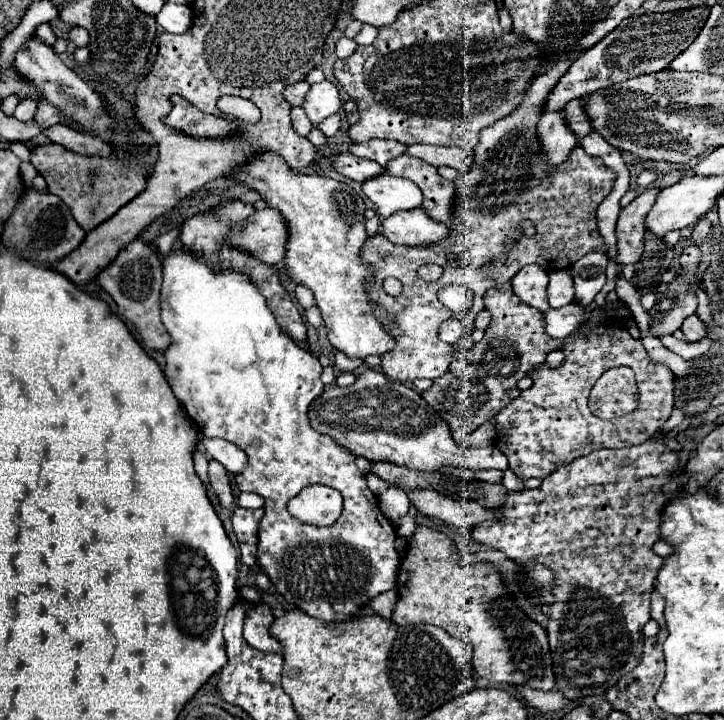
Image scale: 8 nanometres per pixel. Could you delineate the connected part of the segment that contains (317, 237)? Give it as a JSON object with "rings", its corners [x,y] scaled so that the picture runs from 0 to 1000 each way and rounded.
{"rings":[[[376,211],[348,219],[348,225],[326,239],[323,247],[356,264],[370,286],[387,292],[398,306],[398,381],[409,394],[420,394],[434,406],[456,478],[481,497],[539,489],[547,475],[517,439],[517,419],[506,406],[506,394],[514,386],[514,369],[503,367],[497,358],[500,342],[508,333],[503,278],[478,253],[439,242],[423,244],[401,239],[392,222]]]}

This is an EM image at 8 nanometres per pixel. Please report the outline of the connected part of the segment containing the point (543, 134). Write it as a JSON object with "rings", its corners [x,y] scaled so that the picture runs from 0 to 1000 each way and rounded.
{"rings":[[[779,153],[751,156],[740,181],[762,231],[768,231],[768,225],[779,225],[787,208],[798,200],[796,186],[790,186],[790,181],[785,181],[785,169],[779,169]]]}

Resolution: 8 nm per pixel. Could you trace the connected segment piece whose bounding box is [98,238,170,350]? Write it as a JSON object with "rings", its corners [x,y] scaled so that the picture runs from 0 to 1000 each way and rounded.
{"rings":[[[188,331],[180,336],[160,361],[144,372],[135,383],[135,394],[157,414],[163,422],[166,439],[193,464],[193,472],[207,486],[229,486],[235,478],[235,467],[227,458],[221,444],[221,394],[224,394],[224,364],[221,358],[204,347],[204,342]]]}

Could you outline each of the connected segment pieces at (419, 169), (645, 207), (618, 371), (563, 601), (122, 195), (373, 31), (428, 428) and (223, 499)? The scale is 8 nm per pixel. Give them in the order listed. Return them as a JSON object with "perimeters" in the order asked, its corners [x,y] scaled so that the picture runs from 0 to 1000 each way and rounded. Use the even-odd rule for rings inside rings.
{"perimeters":[[[[552,214],[550,219],[539,222],[533,228],[533,236],[544,244],[564,247],[575,258],[580,258],[586,269],[583,289],[605,308],[622,308],[622,292],[624,292],[624,269],[627,269],[627,253],[613,250],[605,236],[566,214]]],[[[898,261],[887,269],[878,272],[865,289],[856,292],[854,300],[854,314],[851,314],[851,328],[854,328],[854,356],[851,364],[859,369],[865,367],[878,367],[887,356],[890,347],[890,300],[901,289],[909,272],[909,261]]],[[[866,508],[837,514],[815,544],[815,569],[831,583],[848,583],[881,564],[876,517]]],[[[914,603],[912,608],[895,608],[890,617],[884,619],[873,619],[873,622],[859,622],[859,625],[843,625],[843,622],[831,622],[831,625],[820,625],[818,631],[807,633],[807,636],[796,636],[796,642],[771,650],[757,667],[762,669],[760,675],[754,672],[757,667],[751,667],[751,672],[740,681],[718,681],[718,683],[702,683],[696,703],[682,706],[682,722],[669,722],[666,728],[655,731],[649,736],[652,747],[671,761],[685,761],[691,767],[696,767],[707,781],[718,783],[718,786],[729,786],[732,781],[740,783],[751,783],[762,792],[765,797],[765,814],[762,814],[762,828],[765,836],[754,842],[754,853],[757,853],[757,889],[760,889],[760,906],[762,906],[762,919],[765,919],[765,942],[768,942],[768,958],[773,958],[785,972],[796,975],[801,969],[809,967],[831,967],[843,953],[848,953],[862,936],[867,936],[873,928],[878,928],[884,922],[887,914],[887,897],[890,897],[890,881],[887,872],[890,867],[898,861],[898,825],[901,825],[901,808],[906,803],[906,792],[914,786],[914,775],[906,772],[901,767],[901,756],[912,747],[909,731],[912,731],[912,706],[917,703],[920,692],[914,689],[914,675],[920,669],[925,669],[931,653],[936,653],[939,636],[936,628],[920,619],[920,608],[923,603]]],[[[61,200],[44,208],[41,225],[50,231],[52,242],[64,247],[66,264],[83,272],[97,286],[105,308],[119,319],[133,317],[135,311],[155,303],[202,258],[202,233],[169,203],[155,203],[155,214],[149,219],[116,219],[113,214],[99,214],[99,208],[88,208],[88,203]],[[124,236],[130,239],[127,244]]],[[[506,33],[506,36],[500,36],[500,42],[494,44],[494,50],[489,56],[492,58],[503,58],[503,64],[506,64],[506,61],[514,61],[519,56],[519,50],[522,50],[522,39]]],[[[506,514],[486,536],[450,539],[439,556],[431,558],[425,578],[434,597],[459,606],[470,619],[514,642],[544,642],[572,653],[597,656],[619,644],[644,653],[702,650],[699,633],[685,619],[641,625],[627,614],[619,589],[602,575],[602,569],[597,569],[597,564],[586,558],[575,542],[561,533],[541,531],[536,522],[519,514]]],[[[290,639],[290,653],[287,653],[287,661],[290,661],[290,672],[293,672],[293,681],[301,686],[304,692],[304,700],[307,703],[320,703],[323,697],[323,686],[320,686],[320,675],[318,675],[318,658],[315,653],[309,653],[309,647],[298,639]]]]}

